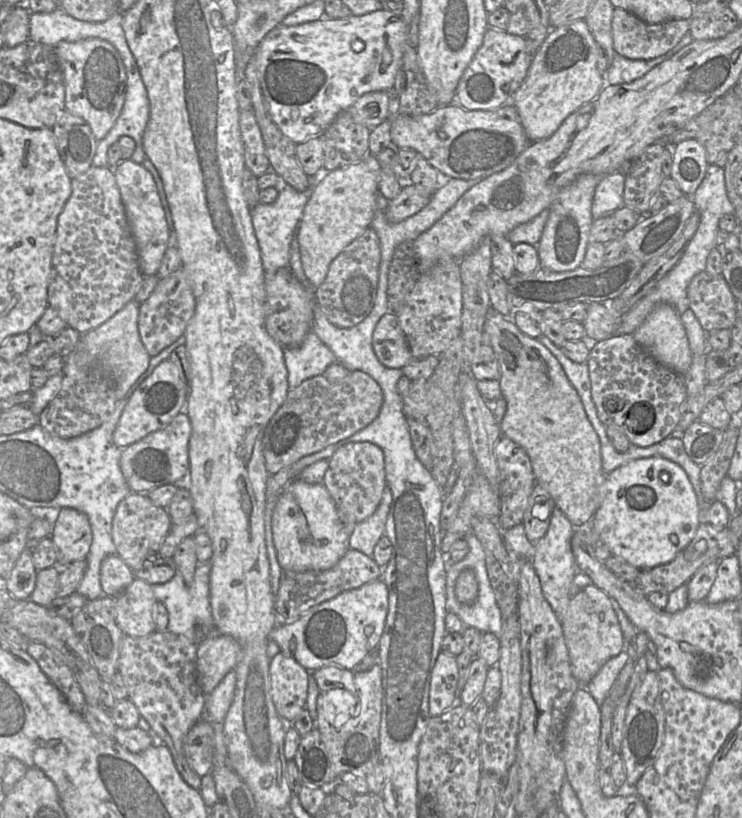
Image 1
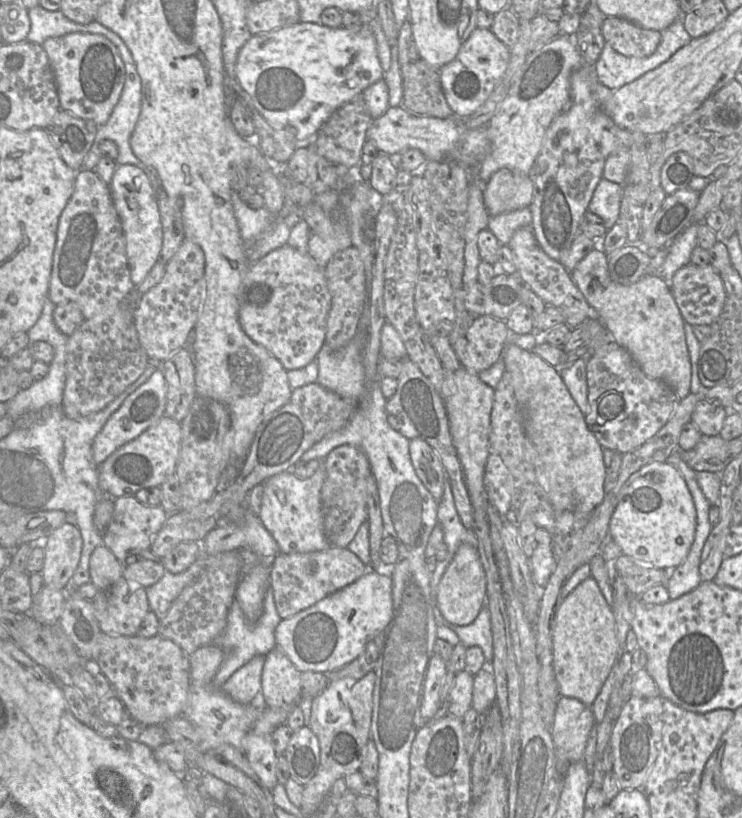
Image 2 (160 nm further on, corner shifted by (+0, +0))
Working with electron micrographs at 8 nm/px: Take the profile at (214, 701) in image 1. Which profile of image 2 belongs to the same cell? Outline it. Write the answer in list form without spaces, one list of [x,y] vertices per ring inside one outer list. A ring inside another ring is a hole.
[[[263,655],[253,657],[228,678],[221,690],[241,704],[266,706],[260,698],[264,660]]]

